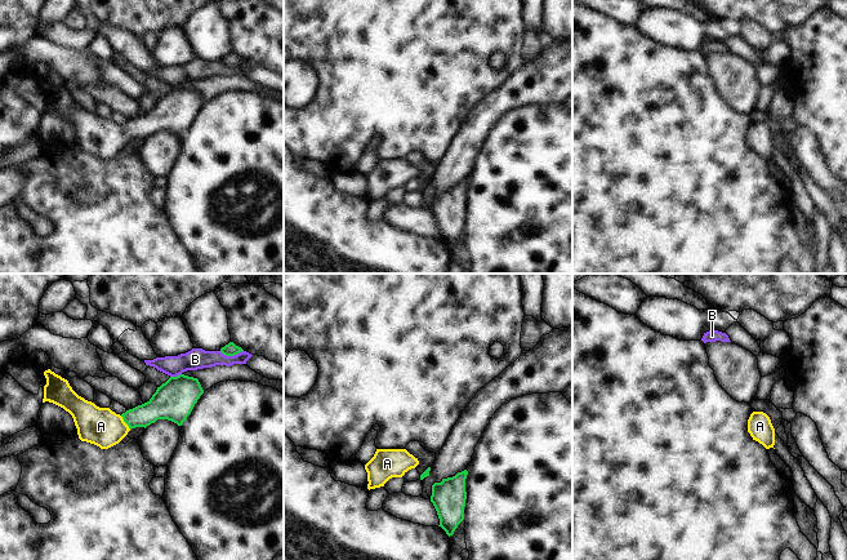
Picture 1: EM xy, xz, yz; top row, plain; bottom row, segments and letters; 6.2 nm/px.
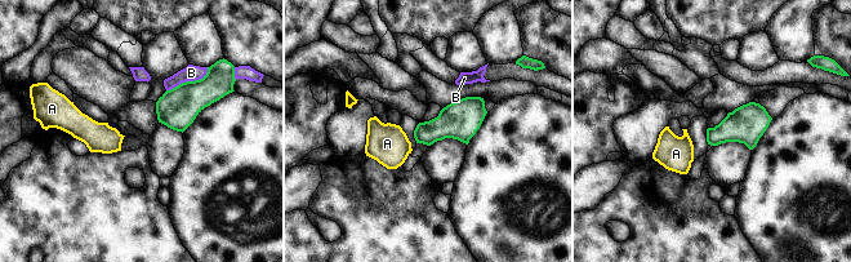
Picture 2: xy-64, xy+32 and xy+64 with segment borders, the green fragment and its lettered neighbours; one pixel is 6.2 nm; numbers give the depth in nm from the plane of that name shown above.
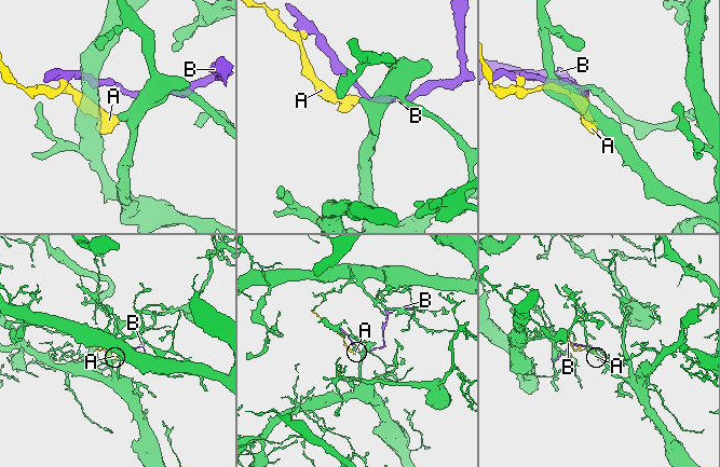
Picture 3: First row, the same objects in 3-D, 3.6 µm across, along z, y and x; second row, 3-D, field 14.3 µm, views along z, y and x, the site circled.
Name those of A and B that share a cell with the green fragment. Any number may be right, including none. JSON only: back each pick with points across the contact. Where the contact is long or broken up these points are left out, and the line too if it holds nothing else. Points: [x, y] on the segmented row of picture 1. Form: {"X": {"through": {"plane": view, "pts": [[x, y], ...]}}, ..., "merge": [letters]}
{"A": {"through": {"plane": "xy", "pts": [[160, 407], [143, 416], [124, 421], [119, 426], [101, 426]]}}, "merge": ["A"]}

